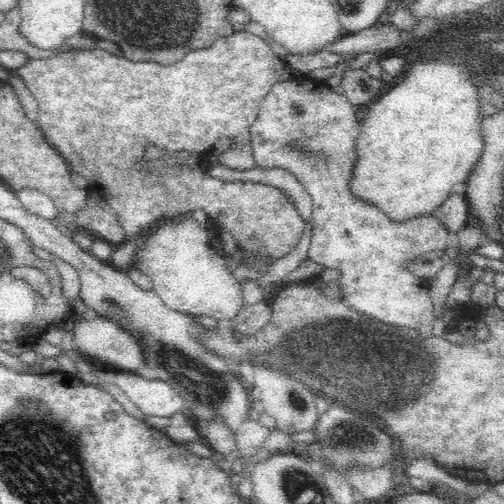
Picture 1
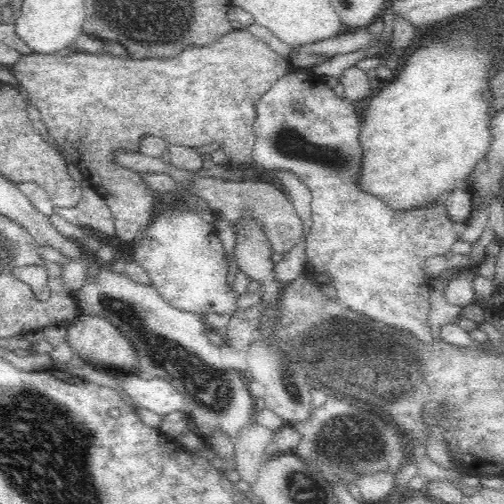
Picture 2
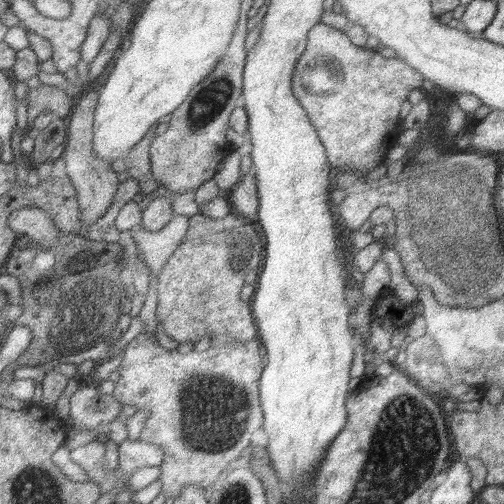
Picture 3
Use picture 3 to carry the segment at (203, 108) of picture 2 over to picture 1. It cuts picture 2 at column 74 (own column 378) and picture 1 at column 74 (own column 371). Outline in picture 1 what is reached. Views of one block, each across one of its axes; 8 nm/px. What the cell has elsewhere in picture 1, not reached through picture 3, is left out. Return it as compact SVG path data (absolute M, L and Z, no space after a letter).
M234 32L232 36L228 38L218 38L210 48L204 48L204 50L190 50L190 54L186 54L186 58L180 58L178 62L172 62L172 64L158 64L158 62L128 62L126 58L116 58L108 52L104 52L102 48L96 48L92 52L88 50L72 50L68 48L64 54L60 56L50 56L50 58L30 58L24 66L16 68L16 72L12 72L14 76L20 76L22 82L26 84L26 88L32 92L32 96L36 98L38 102L38 120L40 120L40 126L42 126L42 134L46 136L46 140L60 152L62 158L66 158L66 162L70 164L72 170L76 170L88 184L88 190L92 190L94 194L98 194L98 198L102 198L116 214L116 222L118 226L122 228L122 234L124 234L124 242L130 242L130 240L136 240L142 230L146 226L154 226L158 220L166 220L166 218L180 218L180 216L188 216L188 214L194 214L196 208L204 208L208 220L212 218L214 222L220 224L222 230L230 230L232 236L238 240L238 246L244 248L244 250L250 250L250 252L262 252L266 254L268 258L276 256L276 258L282 258L286 254L290 254L298 244L300 244L300 238L306 230L306 222L302 220L302 216L298 214L296 210L296 204L288 200L288 194L284 194L282 190L276 190L276 188L260 188L260 186L252 186L252 184L246 184L246 182L222 182L218 178L208 178L204 176L206 168L200 166L198 170L190 170L190 168L168 168L166 166L166 172L162 174L148 174L148 172L142 172L138 168L134 168L132 164L140 158L144 158L144 146L148 142L156 142L162 146L162 160L166 162L168 156L174 152L174 150L196 150L200 152L202 158L206 158L208 154L202 154L204 150L210 150L216 142L220 142L222 138L234 138L234 136L240 136L242 134L242 146L246 144L254 144L252 142L252 136L250 136L250 126L256 122L258 118L258 110L260 110L260 104L262 100L268 96L268 92L280 82L282 74L288 70L288 64L284 58L276 56L272 52L272 48L260 40L258 36L250 34L250 32Z

